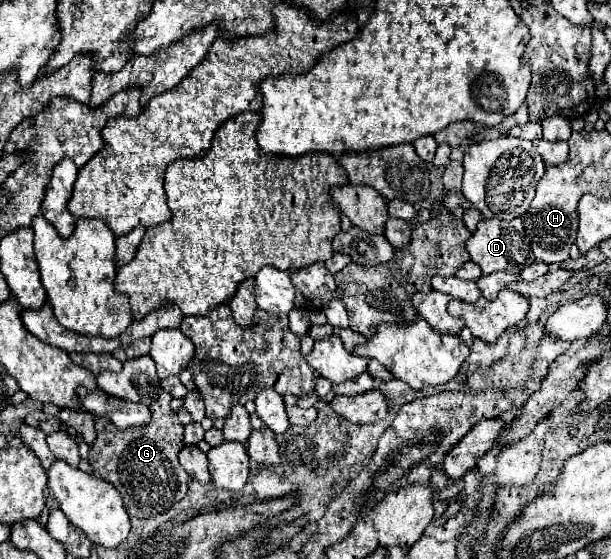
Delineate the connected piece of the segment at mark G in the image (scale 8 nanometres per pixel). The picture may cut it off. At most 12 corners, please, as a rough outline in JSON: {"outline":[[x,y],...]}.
{"outline":[[162,390],[152,422],[96,418],[90,466],[150,518],[186,496],[182,432]]}

